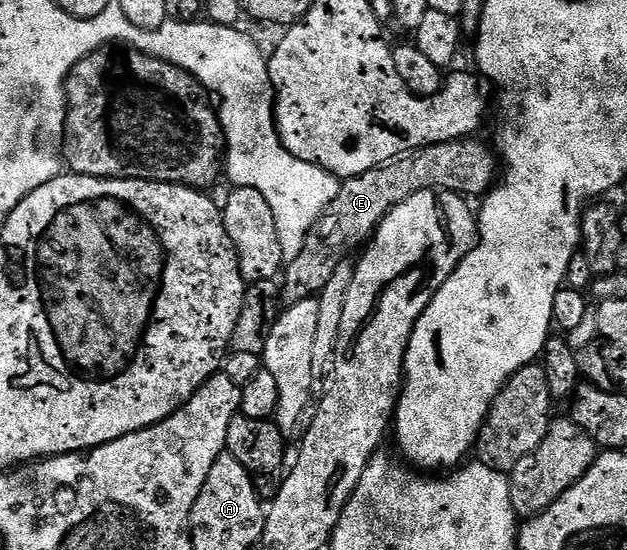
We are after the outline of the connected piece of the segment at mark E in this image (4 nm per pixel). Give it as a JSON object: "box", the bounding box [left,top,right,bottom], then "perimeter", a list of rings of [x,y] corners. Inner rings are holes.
{"box":[282,137,498,304],"perimeter":[[[457,137],[445,143],[435,143],[429,147],[423,147],[412,151],[409,155],[399,155],[391,159],[389,163],[381,167],[370,169],[361,175],[355,175],[343,180],[338,189],[338,197],[330,201],[330,205],[324,210],[324,216],[308,230],[306,241],[302,245],[302,253],[294,257],[283,268],[282,271],[282,299],[285,304],[306,301],[307,299],[319,296],[322,289],[326,289],[334,269],[342,264],[344,259],[349,258],[353,253],[359,252],[376,234],[377,227],[381,221],[391,213],[402,201],[414,197],[419,191],[453,191],[456,195],[465,197],[483,197],[492,190],[498,179],[498,155],[484,143],[479,143],[476,137]]]}

